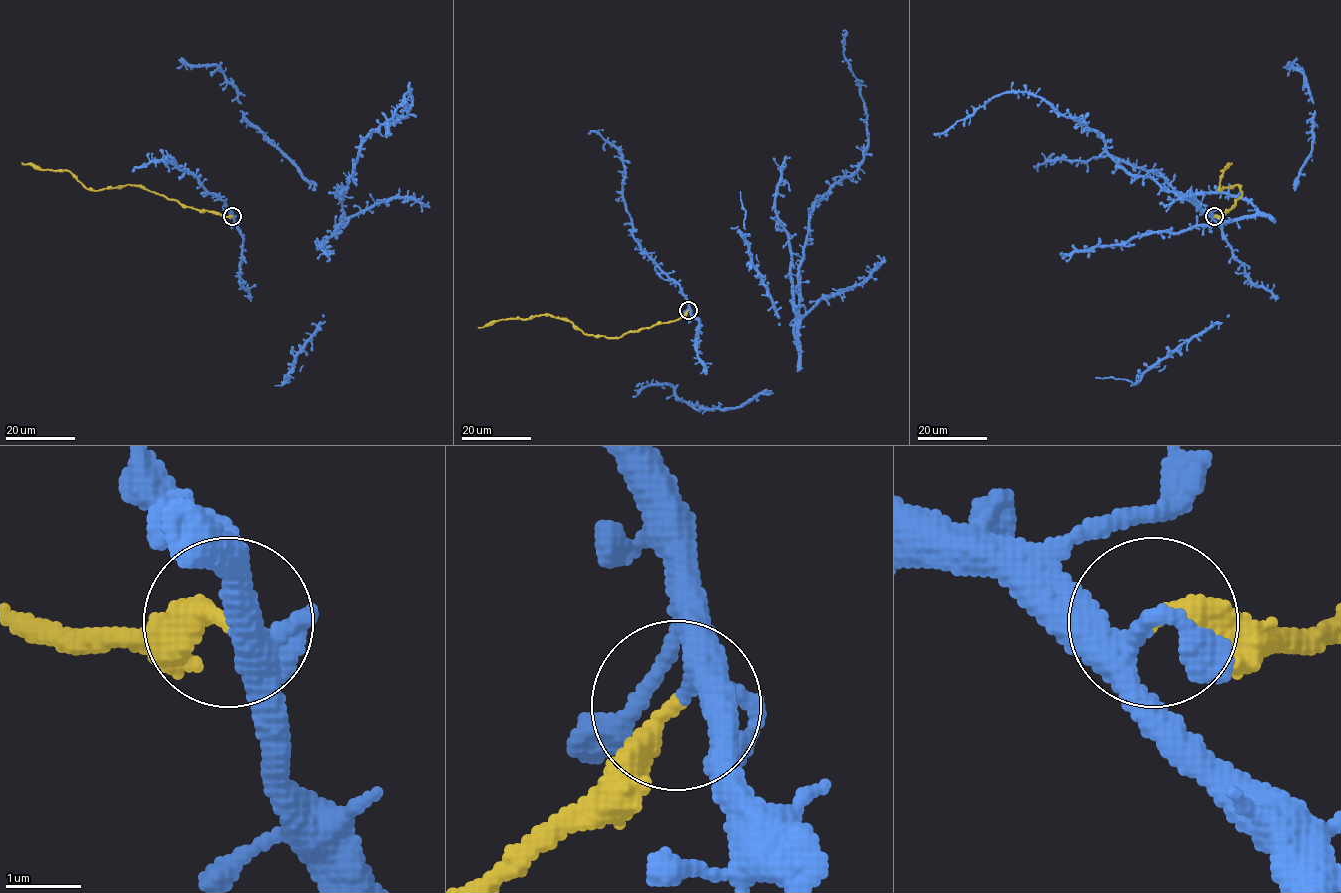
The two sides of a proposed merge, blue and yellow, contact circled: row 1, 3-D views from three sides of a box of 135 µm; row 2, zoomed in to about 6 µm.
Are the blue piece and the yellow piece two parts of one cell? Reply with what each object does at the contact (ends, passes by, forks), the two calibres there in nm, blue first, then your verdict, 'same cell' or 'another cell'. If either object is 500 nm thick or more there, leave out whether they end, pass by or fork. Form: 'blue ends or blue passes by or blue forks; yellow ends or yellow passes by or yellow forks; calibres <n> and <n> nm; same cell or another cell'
blue forks; yellow ends; calibres 300 and 320 nm; another cell

